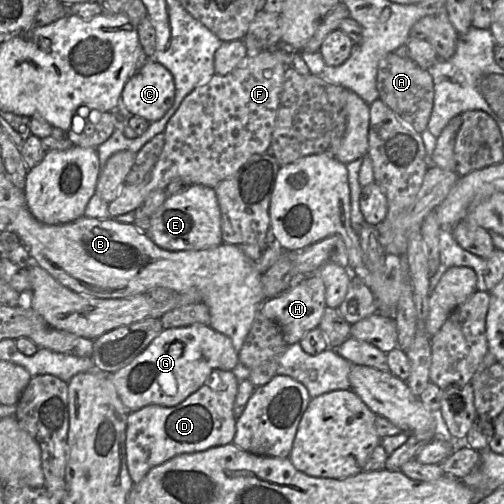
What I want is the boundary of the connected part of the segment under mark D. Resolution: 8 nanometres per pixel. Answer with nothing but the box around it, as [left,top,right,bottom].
[125,369,239,483]

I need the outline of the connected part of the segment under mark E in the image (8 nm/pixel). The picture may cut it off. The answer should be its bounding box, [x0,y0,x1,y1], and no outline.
[149,184,222,251]

